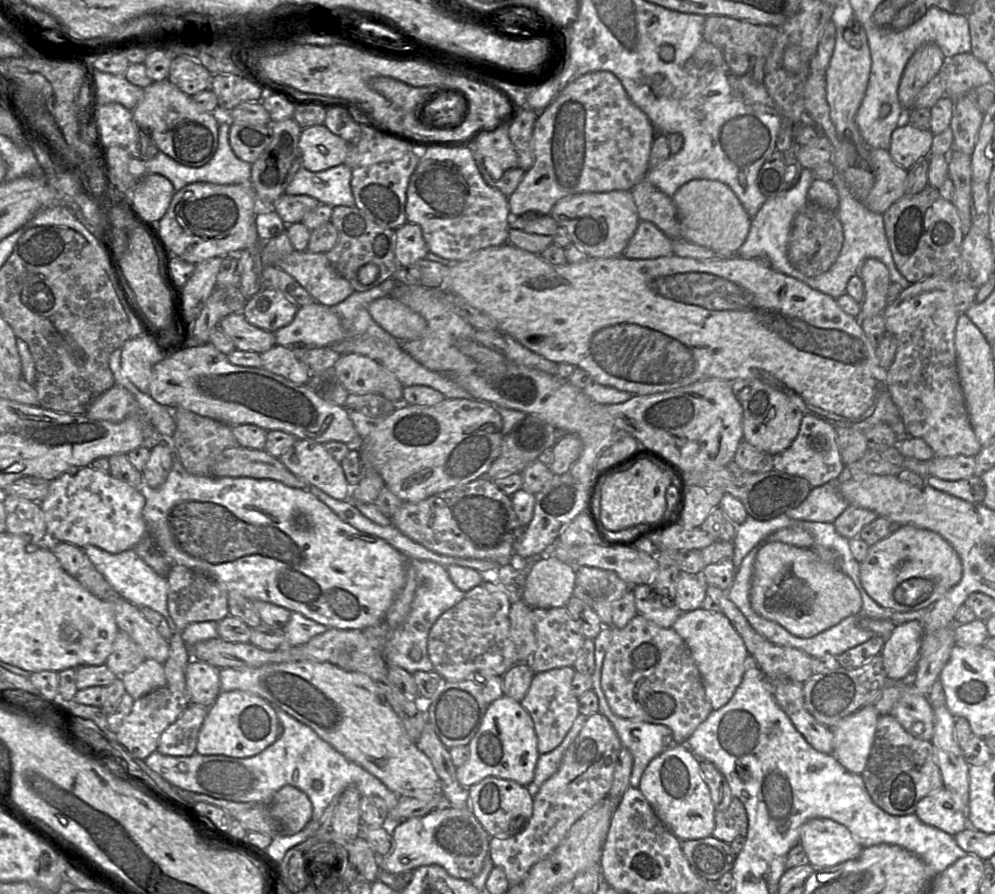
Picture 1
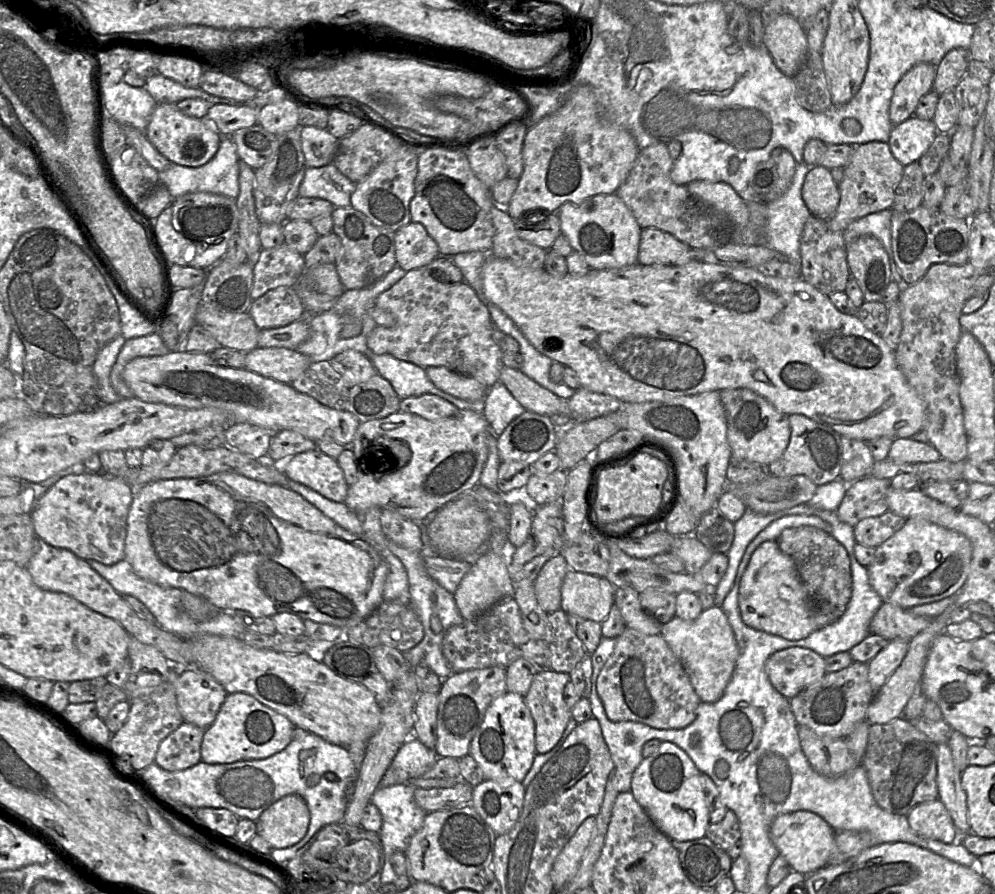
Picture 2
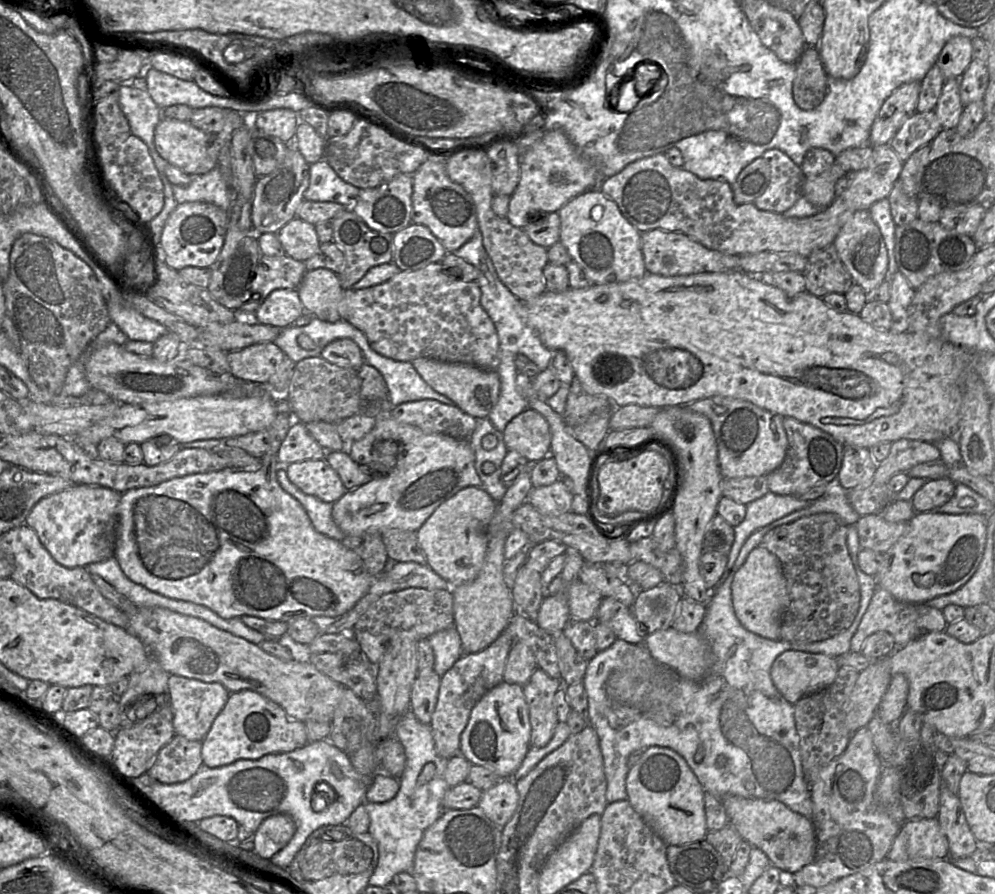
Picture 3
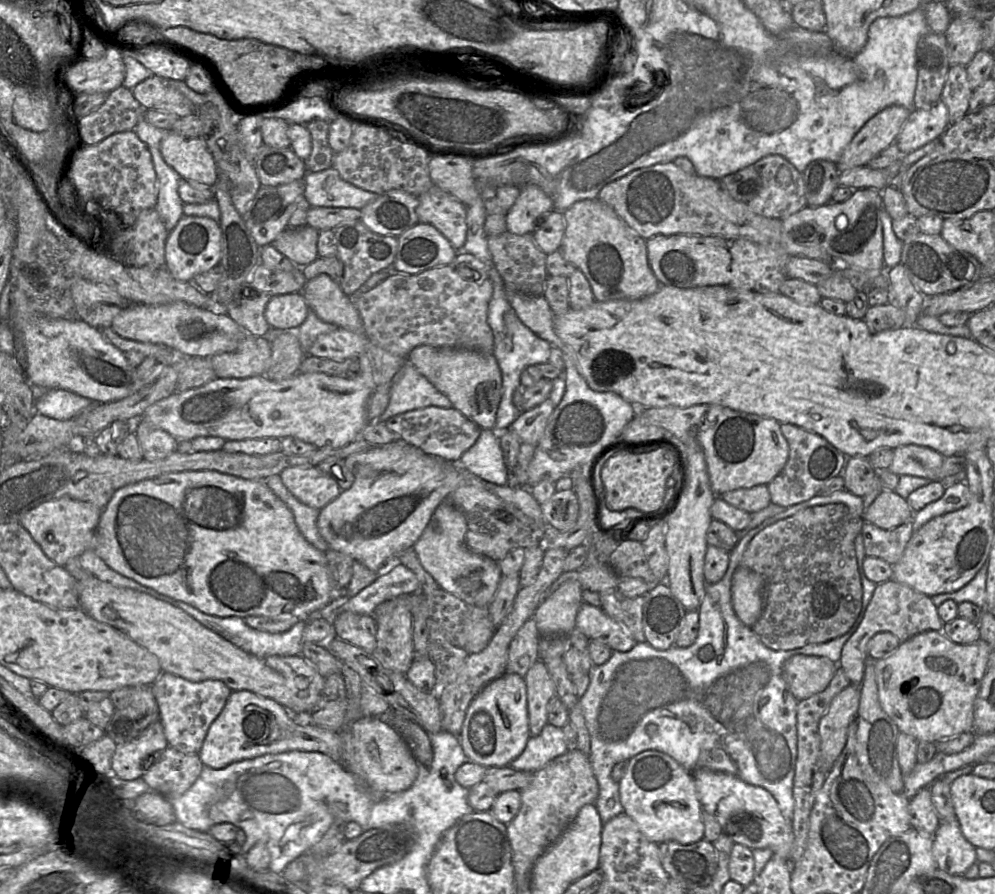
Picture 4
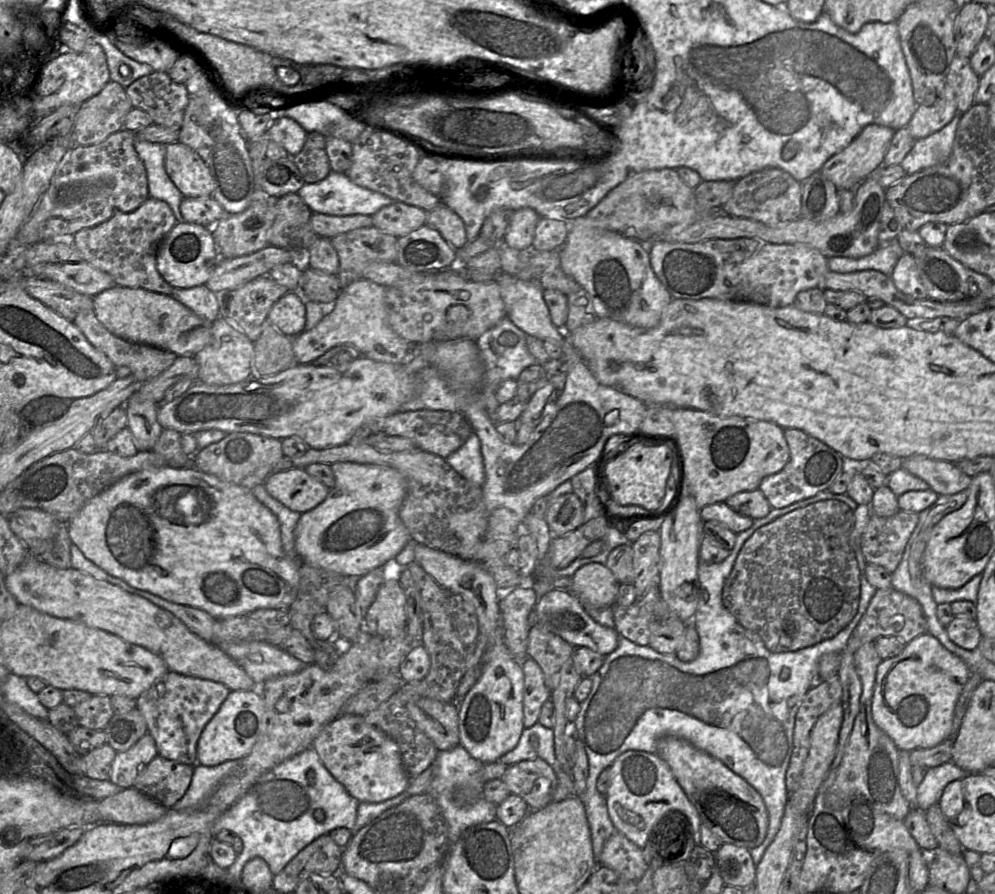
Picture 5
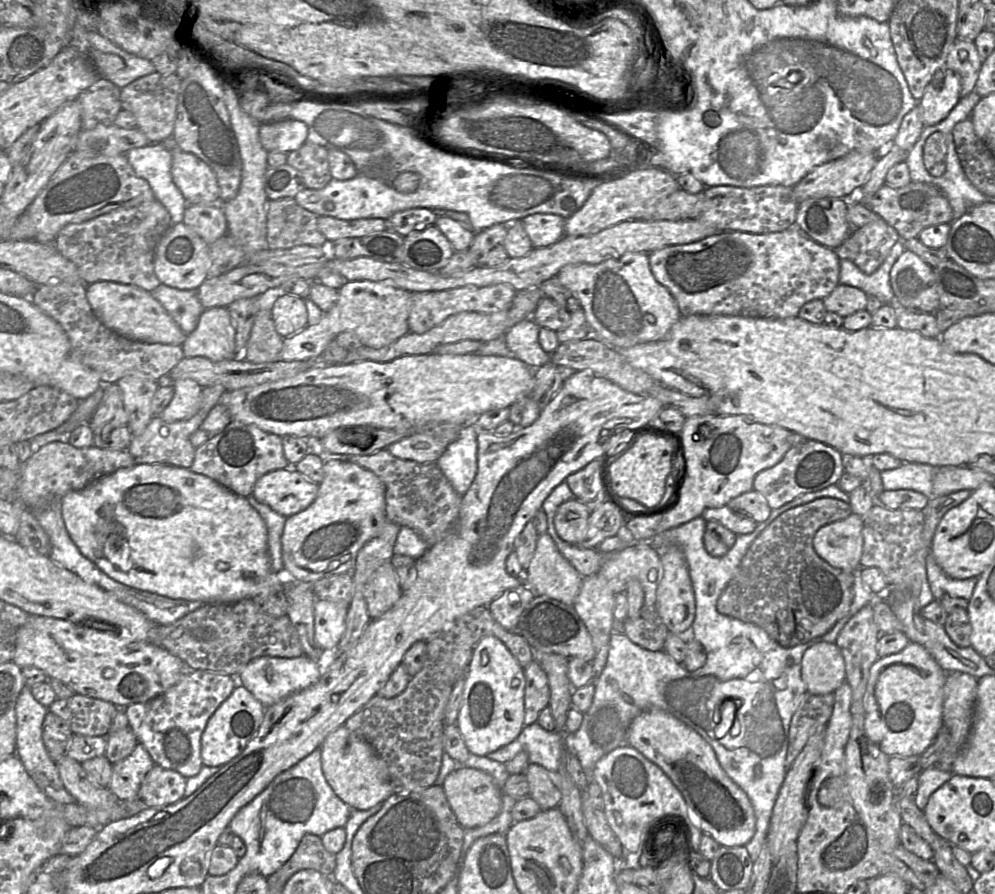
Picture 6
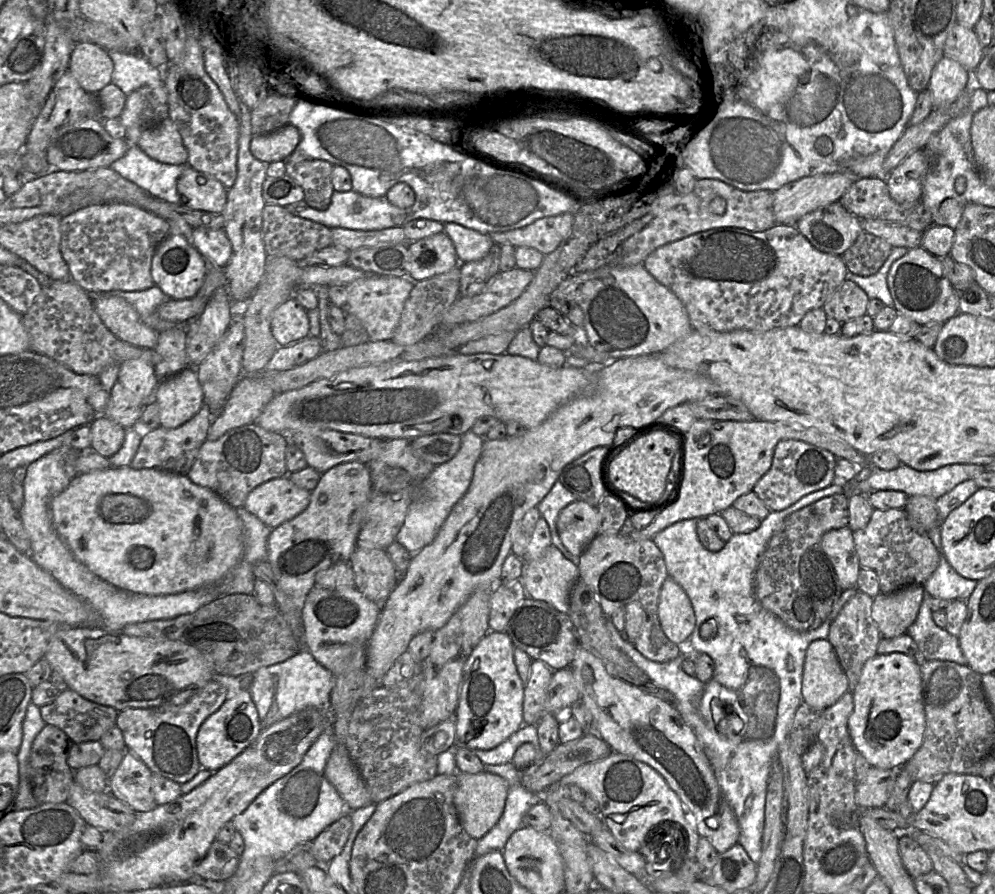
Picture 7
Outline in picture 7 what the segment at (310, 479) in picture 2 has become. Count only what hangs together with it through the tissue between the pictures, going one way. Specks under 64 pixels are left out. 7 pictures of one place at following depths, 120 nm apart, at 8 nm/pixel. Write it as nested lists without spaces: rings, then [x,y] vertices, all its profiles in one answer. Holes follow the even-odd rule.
[[[283,475],[253,488],[247,495],[244,508],[273,529],[300,513],[307,505],[310,493]]]

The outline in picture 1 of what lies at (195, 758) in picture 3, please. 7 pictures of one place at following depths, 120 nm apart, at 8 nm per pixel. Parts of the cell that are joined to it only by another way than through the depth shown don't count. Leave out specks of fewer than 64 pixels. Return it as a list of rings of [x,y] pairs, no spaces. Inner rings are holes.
[[[189,704],[179,718],[162,733],[157,751],[167,756],[195,754],[198,734],[208,709],[200,704]]]

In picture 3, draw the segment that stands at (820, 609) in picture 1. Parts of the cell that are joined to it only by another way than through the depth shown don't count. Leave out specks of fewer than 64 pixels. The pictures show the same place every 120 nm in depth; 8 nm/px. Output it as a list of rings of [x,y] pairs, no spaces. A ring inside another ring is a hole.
[[[761,546],[754,548],[735,573],[731,591],[734,613],[740,624],[760,637],[780,640],[781,617],[789,605],[789,595],[779,559]]]

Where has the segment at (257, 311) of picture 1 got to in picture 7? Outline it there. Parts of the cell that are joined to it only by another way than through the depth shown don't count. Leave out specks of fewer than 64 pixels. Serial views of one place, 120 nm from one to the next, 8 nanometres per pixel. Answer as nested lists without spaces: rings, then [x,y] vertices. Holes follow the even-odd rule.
[[[294,296],[282,302],[273,311],[271,332],[279,346],[285,346],[309,335],[308,312]]]

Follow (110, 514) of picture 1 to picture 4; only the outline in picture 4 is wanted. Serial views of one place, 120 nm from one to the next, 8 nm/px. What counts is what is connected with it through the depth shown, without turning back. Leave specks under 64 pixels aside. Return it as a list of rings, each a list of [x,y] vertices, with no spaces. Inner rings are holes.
[[[61,497],[29,510],[21,517],[19,524],[29,532],[50,560],[64,566],[69,559],[79,557],[86,550],[92,549],[101,513],[102,509],[93,504]]]

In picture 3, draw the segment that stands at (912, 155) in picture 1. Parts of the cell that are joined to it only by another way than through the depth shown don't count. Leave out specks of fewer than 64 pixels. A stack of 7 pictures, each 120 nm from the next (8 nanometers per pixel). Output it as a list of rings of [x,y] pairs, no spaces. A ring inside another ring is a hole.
[[[935,110],[916,112],[902,124],[889,144],[905,162],[919,148],[930,145],[942,129]]]

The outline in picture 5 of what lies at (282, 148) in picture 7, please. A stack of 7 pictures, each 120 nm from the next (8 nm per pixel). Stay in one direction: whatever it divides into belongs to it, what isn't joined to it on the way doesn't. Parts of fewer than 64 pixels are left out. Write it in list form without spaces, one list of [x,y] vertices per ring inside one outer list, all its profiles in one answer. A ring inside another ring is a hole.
[[[282,117],[272,121],[266,131],[266,138],[284,147],[290,156],[295,156],[302,150],[307,133],[294,119]]]

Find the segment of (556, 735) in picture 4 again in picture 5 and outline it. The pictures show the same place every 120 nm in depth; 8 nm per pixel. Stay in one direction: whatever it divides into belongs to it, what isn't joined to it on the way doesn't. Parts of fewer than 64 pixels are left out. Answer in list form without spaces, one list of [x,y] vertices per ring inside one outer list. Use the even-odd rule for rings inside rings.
[[[539,722],[531,728],[525,728],[517,746],[500,757],[498,762],[511,766],[524,760],[542,759],[549,764],[555,771],[558,769],[558,761],[555,755],[554,731],[553,729],[546,728]]]

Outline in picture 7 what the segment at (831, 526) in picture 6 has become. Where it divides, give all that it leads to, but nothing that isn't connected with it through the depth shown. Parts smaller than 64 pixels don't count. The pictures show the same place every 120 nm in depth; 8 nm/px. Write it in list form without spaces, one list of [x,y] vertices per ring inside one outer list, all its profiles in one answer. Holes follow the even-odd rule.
[[[848,526],[829,530],[822,536],[821,546],[834,567],[842,590],[856,587],[861,565],[853,531]]]

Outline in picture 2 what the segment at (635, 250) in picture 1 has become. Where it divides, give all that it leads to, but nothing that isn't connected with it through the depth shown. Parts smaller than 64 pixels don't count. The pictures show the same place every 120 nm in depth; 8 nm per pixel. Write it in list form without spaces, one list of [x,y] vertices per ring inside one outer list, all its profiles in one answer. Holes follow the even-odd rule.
[[[641,228],[638,263],[685,265],[695,259],[693,248],[658,228]]]

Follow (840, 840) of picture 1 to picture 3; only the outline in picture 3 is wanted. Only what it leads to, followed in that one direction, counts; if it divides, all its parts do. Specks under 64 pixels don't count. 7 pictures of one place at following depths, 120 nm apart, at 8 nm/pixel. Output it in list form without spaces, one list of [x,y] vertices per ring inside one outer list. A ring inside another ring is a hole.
[[[729,795],[721,799],[728,821],[742,840],[762,850],[771,864],[794,874],[809,864],[816,850],[816,834],[811,818],[798,814],[777,800],[751,799]]]

